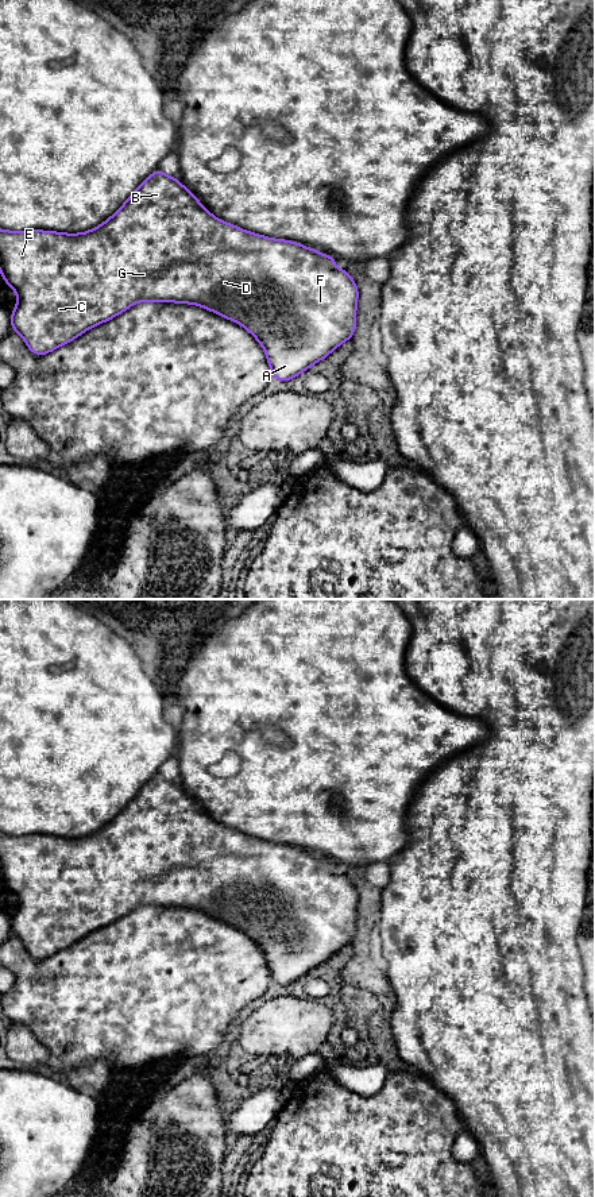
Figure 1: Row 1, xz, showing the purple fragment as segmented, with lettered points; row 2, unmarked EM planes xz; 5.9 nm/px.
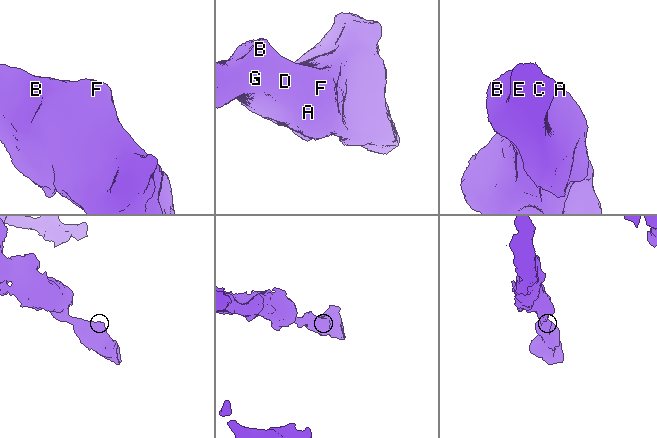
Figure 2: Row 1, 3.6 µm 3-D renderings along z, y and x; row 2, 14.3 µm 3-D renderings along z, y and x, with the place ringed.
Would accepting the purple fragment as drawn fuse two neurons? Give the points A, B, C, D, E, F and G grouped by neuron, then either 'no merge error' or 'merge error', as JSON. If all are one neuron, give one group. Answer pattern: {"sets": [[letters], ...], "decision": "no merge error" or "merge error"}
{"sets": [["A", "B", "C", "D", "E", "F", "G"]], "decision": "no merge error"}

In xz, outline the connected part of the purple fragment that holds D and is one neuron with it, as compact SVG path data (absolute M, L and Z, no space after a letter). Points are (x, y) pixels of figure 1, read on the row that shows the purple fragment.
M161 169L147 177L130 198L98 227L84 233L61 233L55 231L5 231L0 229L0 271L8 287L18 293L16 308L11 313L12 331L19 333L28 350L35 355L46 355L70 343L88 329L105 323L142 301L193 304L239 323L263 347L273 378L287 382L302 374L314 363L327 358L343 341L351 340L356 327L356 305L359 290L347 270L335 267L336 258L321 255L318 250L306 248L301 243L271 239L228 224L208 212L194 194L177 178L166 175Z

